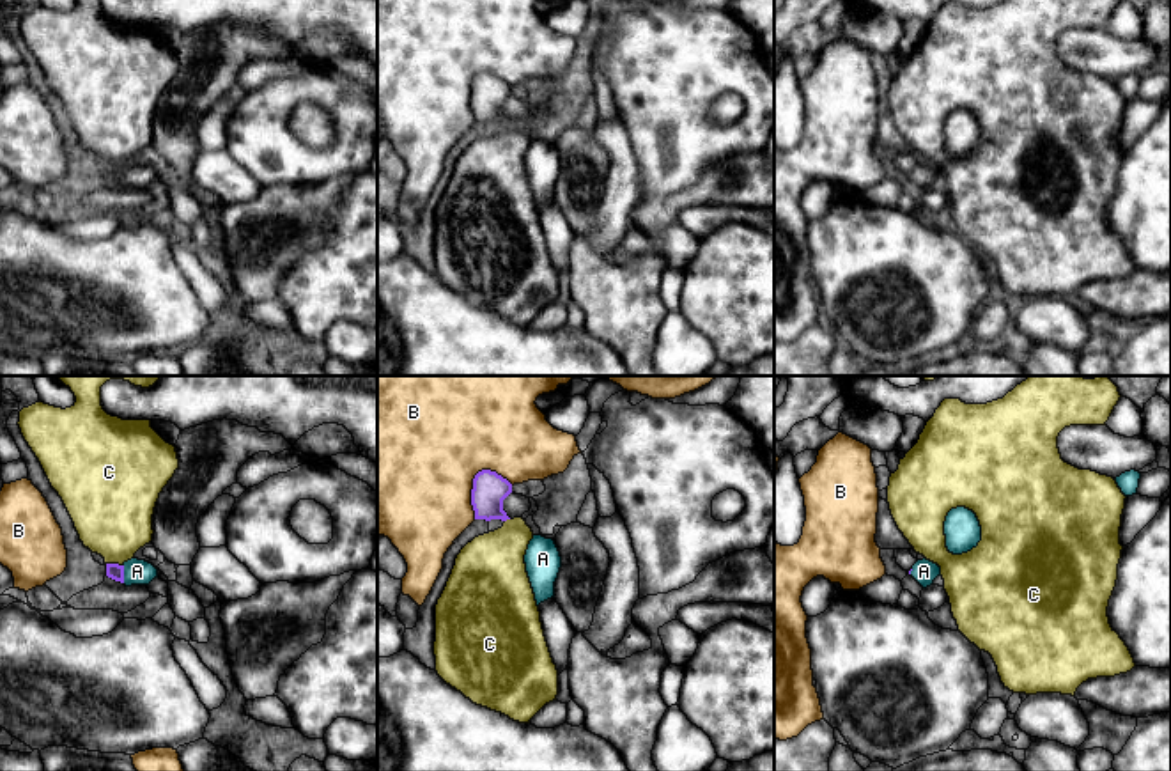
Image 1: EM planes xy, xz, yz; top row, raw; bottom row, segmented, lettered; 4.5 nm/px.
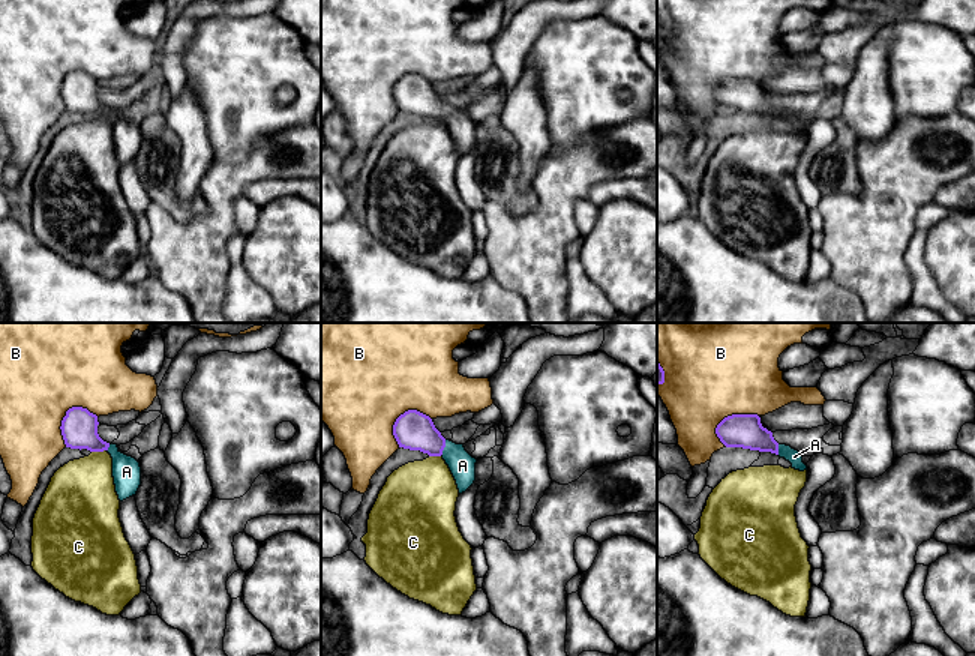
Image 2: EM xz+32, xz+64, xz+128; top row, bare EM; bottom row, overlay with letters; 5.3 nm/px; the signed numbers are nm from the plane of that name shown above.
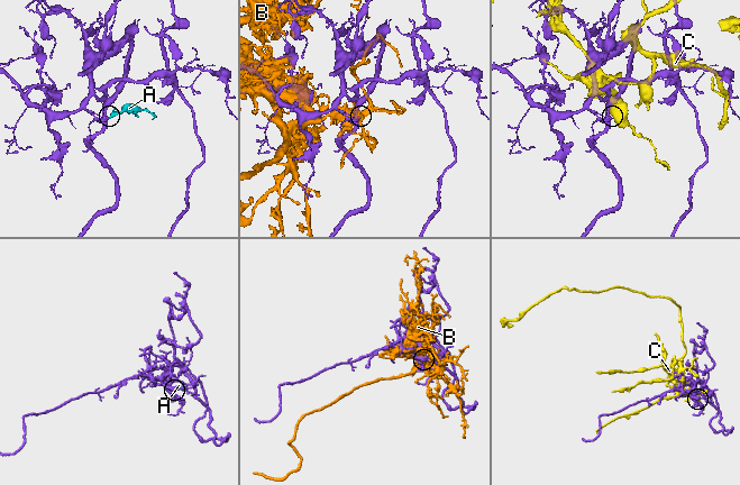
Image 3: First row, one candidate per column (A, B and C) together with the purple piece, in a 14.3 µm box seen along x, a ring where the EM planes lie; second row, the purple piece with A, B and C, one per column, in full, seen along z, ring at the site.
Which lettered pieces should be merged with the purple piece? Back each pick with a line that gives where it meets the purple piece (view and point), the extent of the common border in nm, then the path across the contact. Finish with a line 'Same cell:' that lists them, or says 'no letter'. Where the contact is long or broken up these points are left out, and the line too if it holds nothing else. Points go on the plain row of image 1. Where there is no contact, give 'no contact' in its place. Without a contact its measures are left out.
A: xy (123, 176) | 90 nm | across xy (114, 174), (123, 176), (137, 174)
Same cell: A

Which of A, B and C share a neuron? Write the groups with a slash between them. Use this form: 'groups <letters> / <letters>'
groups A / B / C

